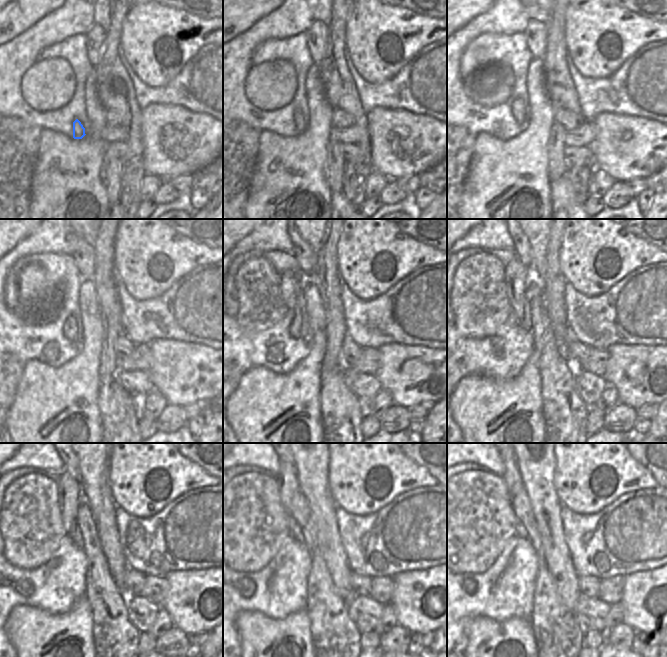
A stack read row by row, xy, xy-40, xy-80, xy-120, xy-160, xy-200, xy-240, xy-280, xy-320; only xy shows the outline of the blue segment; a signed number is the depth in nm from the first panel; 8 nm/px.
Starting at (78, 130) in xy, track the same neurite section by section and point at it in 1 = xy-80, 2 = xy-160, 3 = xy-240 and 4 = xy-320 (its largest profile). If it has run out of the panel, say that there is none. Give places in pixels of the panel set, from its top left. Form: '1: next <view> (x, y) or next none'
1: next xy-80 (518, 106)
2: next xy-160 (291, 282)
3: next xy-240 (69, 497)
4: next xy-320 (511, 476)

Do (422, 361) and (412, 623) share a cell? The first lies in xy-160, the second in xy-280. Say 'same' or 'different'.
same

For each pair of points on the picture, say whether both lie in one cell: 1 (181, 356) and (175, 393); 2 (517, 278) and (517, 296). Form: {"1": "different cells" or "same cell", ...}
{"1": "same cell", "2": "same cell"}

